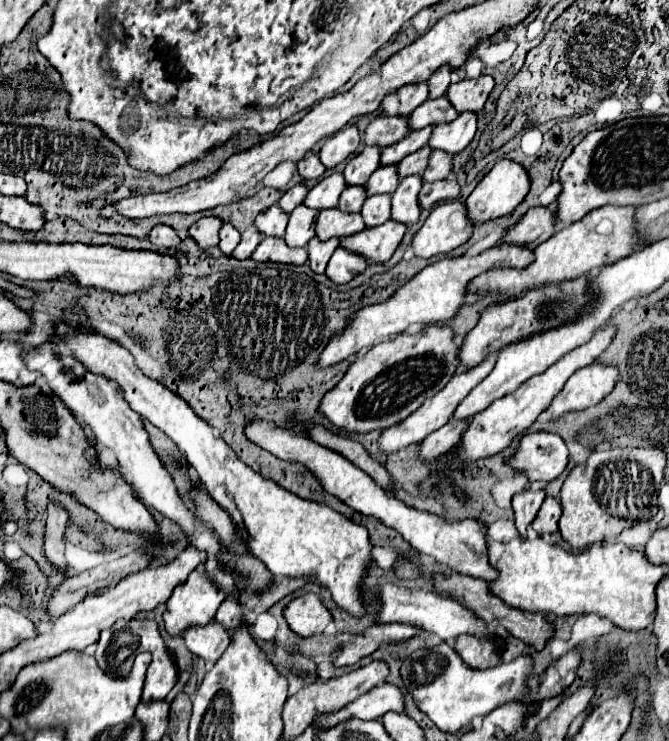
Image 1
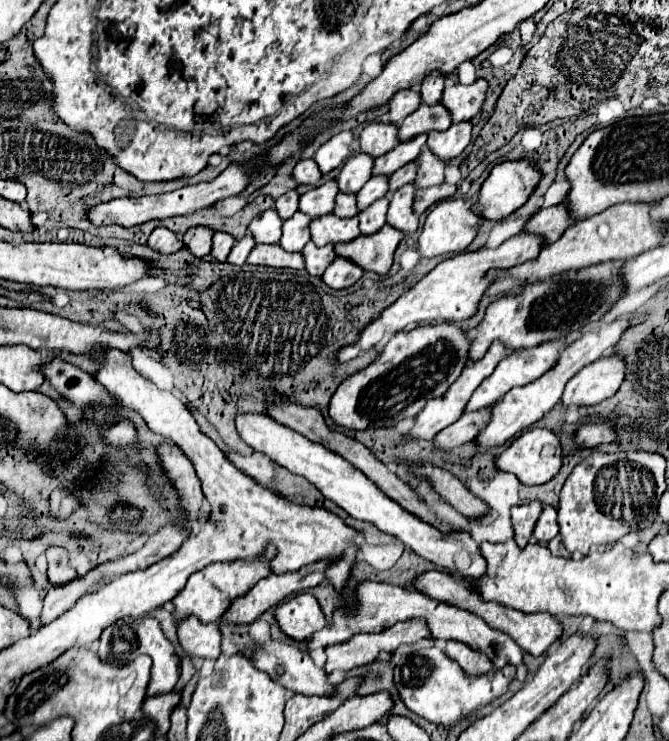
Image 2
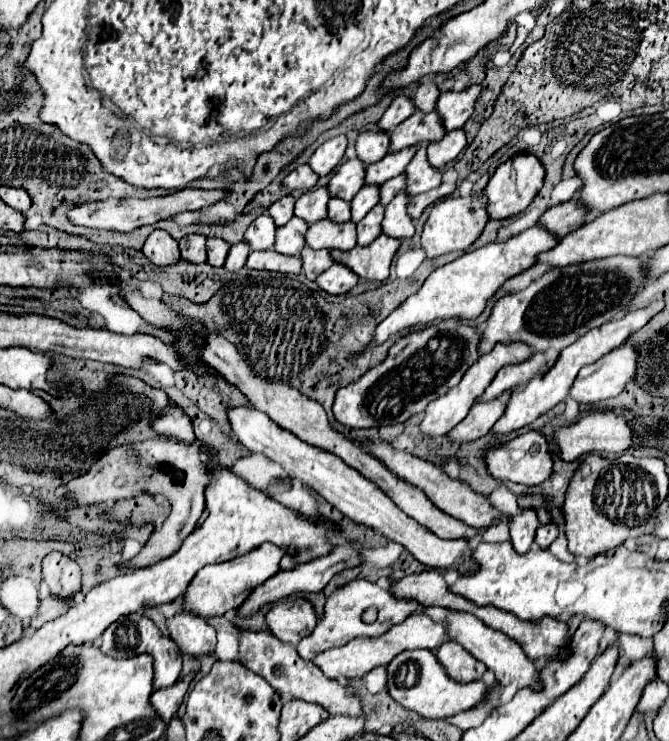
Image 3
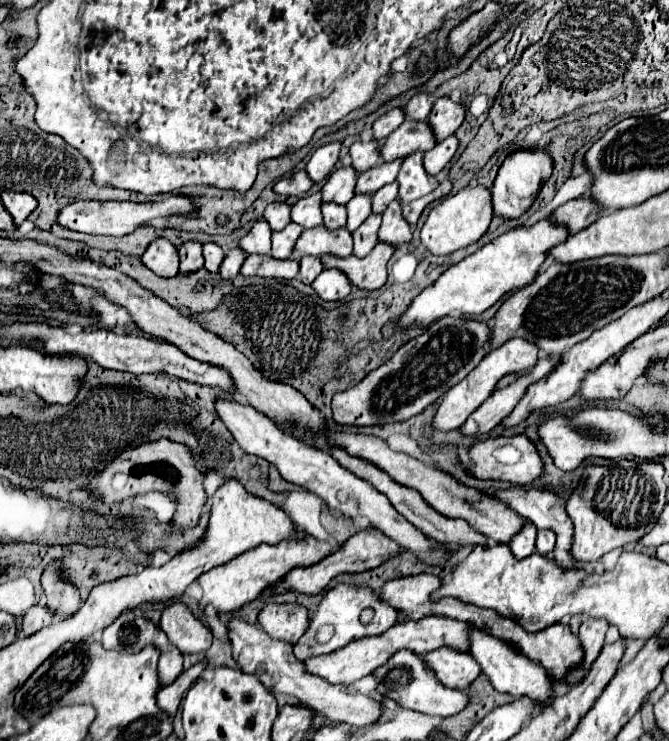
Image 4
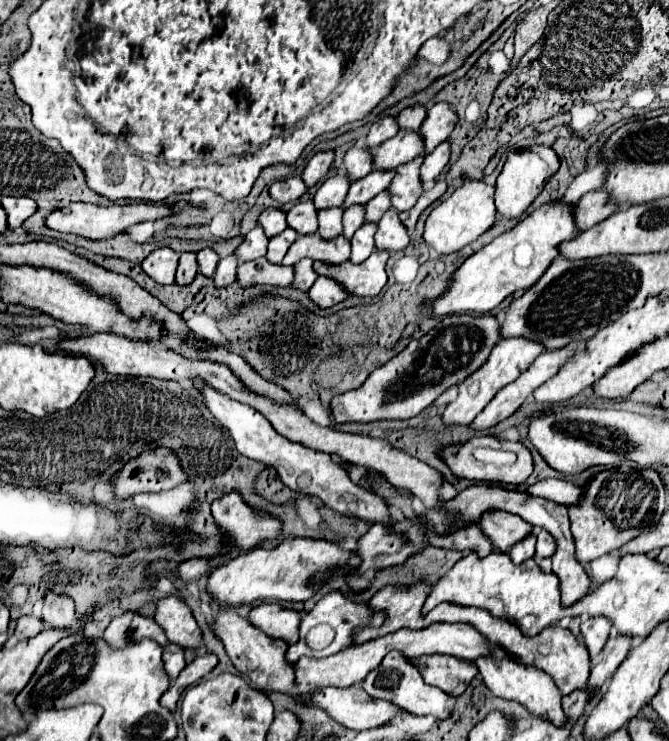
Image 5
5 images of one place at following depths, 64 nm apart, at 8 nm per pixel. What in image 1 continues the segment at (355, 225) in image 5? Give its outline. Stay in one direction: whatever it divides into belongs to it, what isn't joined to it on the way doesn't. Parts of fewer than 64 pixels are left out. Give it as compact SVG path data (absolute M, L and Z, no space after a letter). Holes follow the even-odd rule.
M386 164L380 166L368 180L366 188L368 188L368 196L374 194L384 194L384 192L394 192L394 188L398 186L398 164Z

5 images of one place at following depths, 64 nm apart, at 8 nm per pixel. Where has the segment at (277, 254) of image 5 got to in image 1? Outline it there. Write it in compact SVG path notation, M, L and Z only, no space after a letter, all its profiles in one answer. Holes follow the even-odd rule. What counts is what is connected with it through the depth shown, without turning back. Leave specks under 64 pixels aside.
M300 204L292 210L288 228L286 228L286 244L288 246L306 246L308 240L316 234L316 216L320 210L312 210L306 204Z

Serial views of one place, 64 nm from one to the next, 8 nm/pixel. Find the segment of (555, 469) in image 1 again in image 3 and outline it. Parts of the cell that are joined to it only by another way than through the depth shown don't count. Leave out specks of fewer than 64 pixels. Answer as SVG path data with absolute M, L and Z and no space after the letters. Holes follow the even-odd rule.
M526 432L526 434L520 434L516 436L514 440L510 440L508 444L504 444L502 448L498 450L488 450L486 454L486 464L488 464L488 470L494 478L502 478L502 480L510 480L510 482L518 482L518 484L524 484L524 486L538 486L542 484L544 480L550 478L552 474L552 466L554 466L554 460L550 456L550 444L546 440L546 436L542 432ZM510 450L522 450L524 456L520 460L512 460L510 458Z

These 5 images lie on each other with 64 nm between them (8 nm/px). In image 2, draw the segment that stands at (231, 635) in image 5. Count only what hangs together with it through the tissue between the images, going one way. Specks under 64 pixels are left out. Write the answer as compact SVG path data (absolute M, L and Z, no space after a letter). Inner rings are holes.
M282 642L258 644L252 654L254 664L268 672L276 682L292 688L300 694L328 694L332 692L332 684L326 678L324 668L318 668L312 658L300 652L296 646L288 646Z

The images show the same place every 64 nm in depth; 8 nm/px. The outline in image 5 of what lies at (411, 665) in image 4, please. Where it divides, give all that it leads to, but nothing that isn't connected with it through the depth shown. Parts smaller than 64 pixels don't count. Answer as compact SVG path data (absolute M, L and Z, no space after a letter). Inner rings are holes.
M390 652L382 660L380 668L372 670L368 674L368 678L364 678L364 690L374 698L382 698L382 700L388 700L392 704L398 704L400 708L404 708L412 714L418 714L418 716L426 716L426 714L430 714L434 718L448 718L450 716L450 710L446 706L450 700L450 694L442 692L436 686L426 684L420 670L400 652Z

